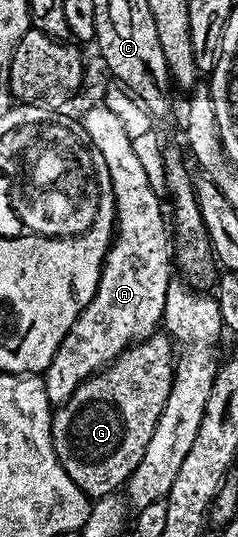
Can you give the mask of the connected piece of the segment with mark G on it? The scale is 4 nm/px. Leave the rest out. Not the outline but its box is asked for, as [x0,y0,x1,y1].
[51,334,176,497]

